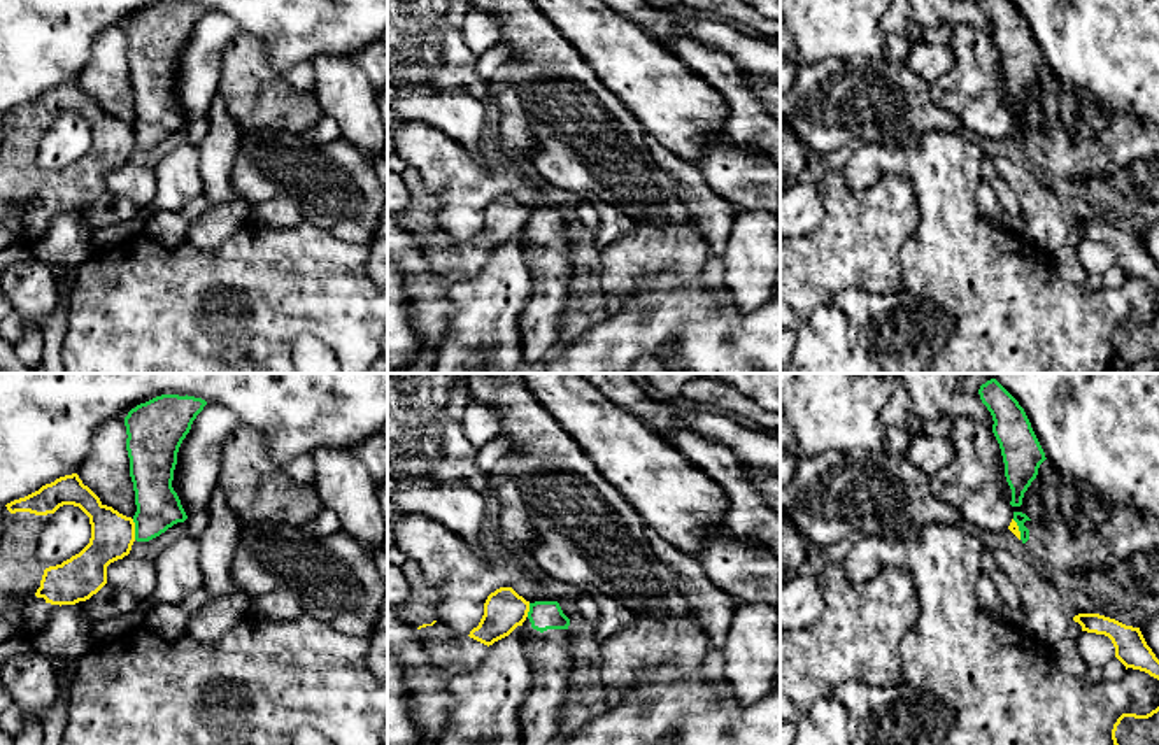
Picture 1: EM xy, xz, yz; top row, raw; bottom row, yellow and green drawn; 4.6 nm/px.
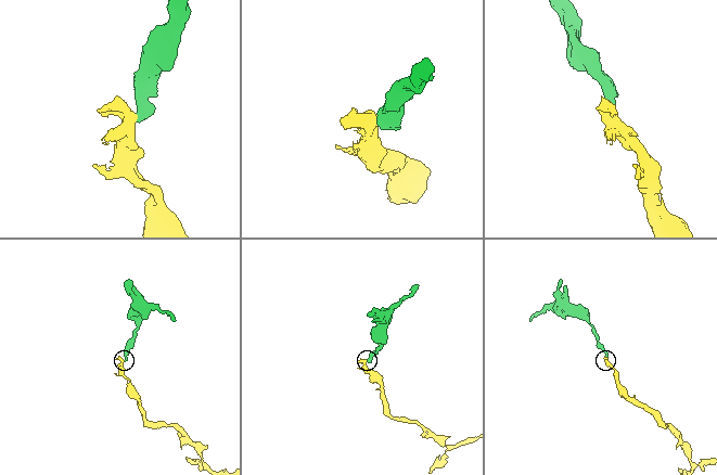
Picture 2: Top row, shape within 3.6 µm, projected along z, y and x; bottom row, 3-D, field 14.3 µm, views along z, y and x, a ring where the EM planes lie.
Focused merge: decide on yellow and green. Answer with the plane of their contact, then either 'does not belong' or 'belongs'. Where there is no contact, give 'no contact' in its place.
meets yellow in xy; does not belong

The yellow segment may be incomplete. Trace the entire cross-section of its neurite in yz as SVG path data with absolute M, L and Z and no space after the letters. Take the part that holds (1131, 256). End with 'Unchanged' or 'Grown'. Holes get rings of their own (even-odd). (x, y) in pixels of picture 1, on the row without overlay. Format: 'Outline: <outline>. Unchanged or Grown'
Outline: M1078 221L1073 228L1082 233L1082 238L1108 244L1115 254L1115 265L1126 277L1140 277L1159 287L1159 266L1147 252L1140 235L1126 233L1099 221Z. Unchanged

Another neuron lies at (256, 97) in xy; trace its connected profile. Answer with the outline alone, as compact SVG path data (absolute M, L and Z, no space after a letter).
M244 32L224 47L217 96L238 131L307 135L323 116L316 93L289 86L274 70L265 44Z

